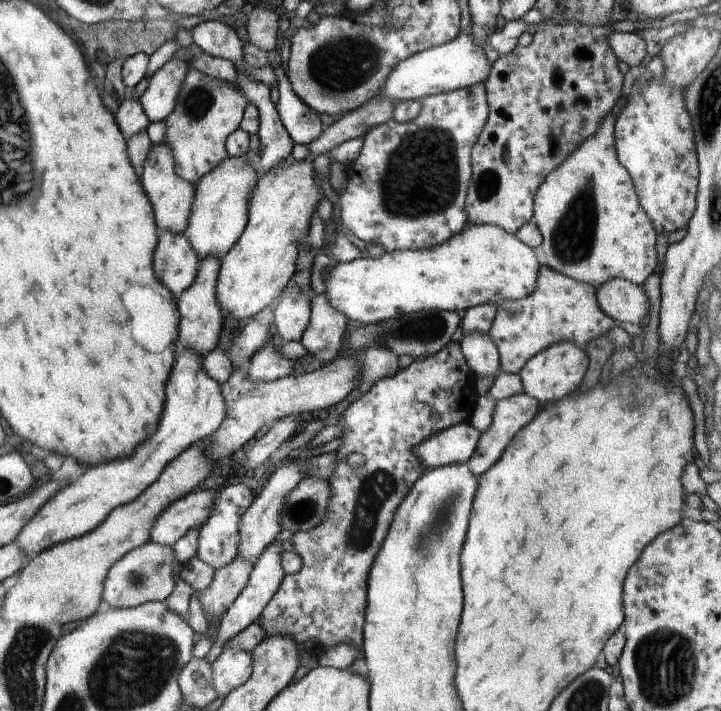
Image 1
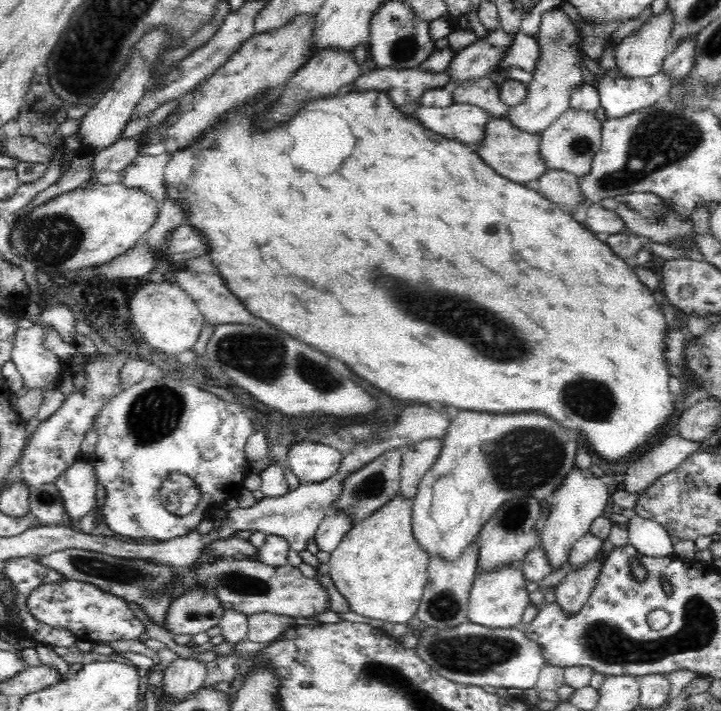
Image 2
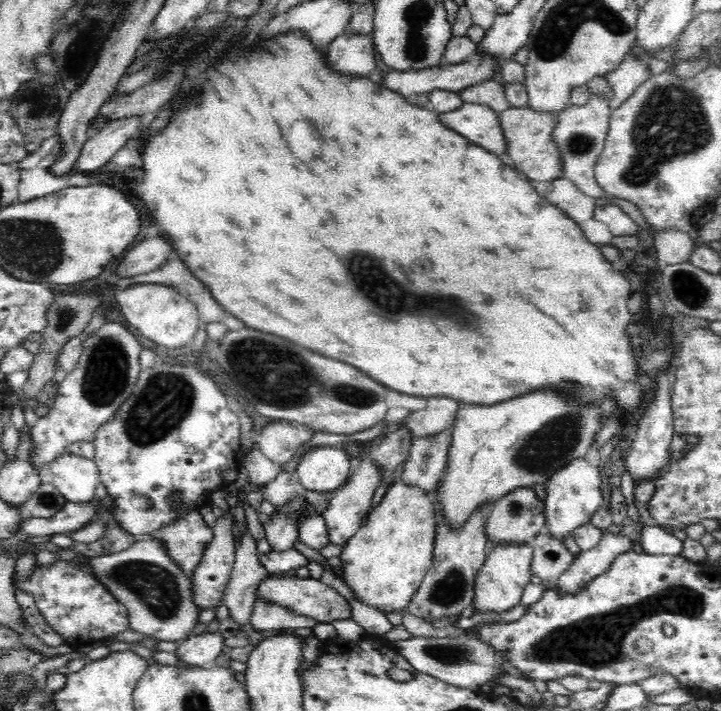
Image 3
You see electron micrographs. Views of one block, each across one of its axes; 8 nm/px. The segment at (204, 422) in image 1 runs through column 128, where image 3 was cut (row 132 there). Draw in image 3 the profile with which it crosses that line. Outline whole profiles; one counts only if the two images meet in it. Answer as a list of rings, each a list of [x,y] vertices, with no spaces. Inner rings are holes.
[[[462,103],[460,108],[439,113],[439,121],[475,145],[505,158],[505,138],[499,113],[489,106]]]

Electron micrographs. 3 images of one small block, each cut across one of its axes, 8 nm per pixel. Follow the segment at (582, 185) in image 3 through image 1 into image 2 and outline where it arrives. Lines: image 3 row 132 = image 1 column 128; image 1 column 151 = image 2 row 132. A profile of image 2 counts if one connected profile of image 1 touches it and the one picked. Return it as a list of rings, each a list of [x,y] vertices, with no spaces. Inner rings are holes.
[[[574,108],[562,112],[548,128],[541,132],[539,153],[552,170],[565,170],[577,177],[586,176],[592,166],[594,154],[601,149],[602,119],[595,111],[577,111]]]

